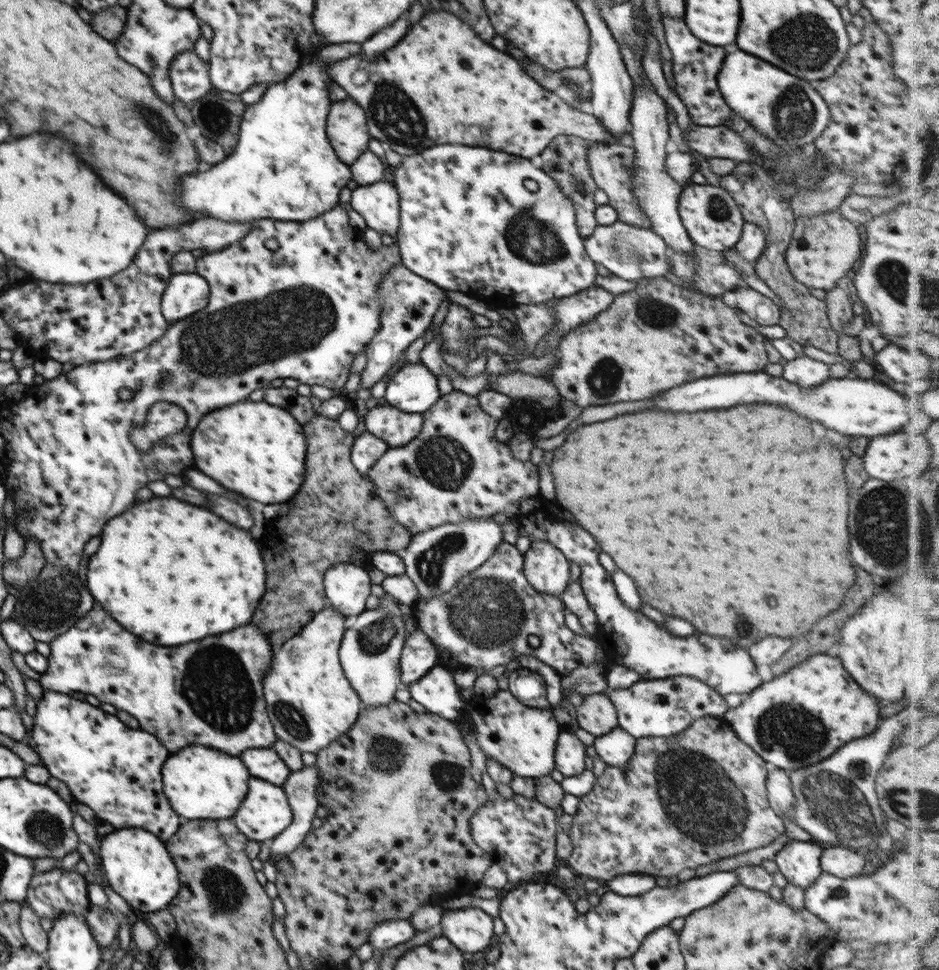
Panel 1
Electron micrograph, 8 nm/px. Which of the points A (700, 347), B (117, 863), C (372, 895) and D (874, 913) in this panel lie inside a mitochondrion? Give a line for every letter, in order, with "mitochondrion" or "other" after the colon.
A: other
B: other
C: other
D: mitochondrion

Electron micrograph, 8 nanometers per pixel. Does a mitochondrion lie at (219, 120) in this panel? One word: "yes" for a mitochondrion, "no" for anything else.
yes

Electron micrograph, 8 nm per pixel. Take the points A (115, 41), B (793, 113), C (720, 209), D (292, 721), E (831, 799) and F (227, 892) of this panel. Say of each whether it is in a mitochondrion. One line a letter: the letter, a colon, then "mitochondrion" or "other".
A: other
B: mitochondrion
C: mitochondrion
D: mitochondrion
E: mitochondrion
F: mitochondrion

